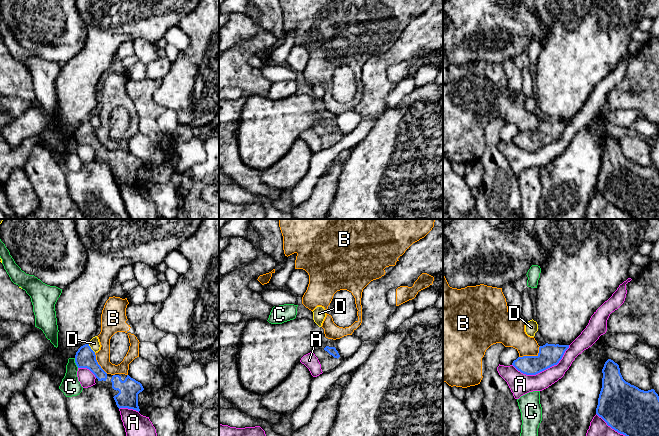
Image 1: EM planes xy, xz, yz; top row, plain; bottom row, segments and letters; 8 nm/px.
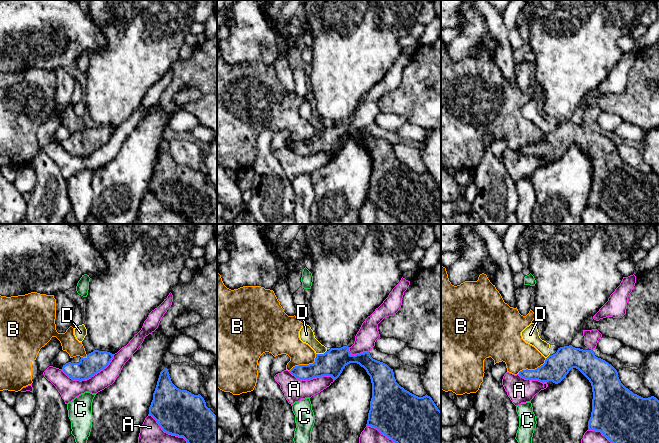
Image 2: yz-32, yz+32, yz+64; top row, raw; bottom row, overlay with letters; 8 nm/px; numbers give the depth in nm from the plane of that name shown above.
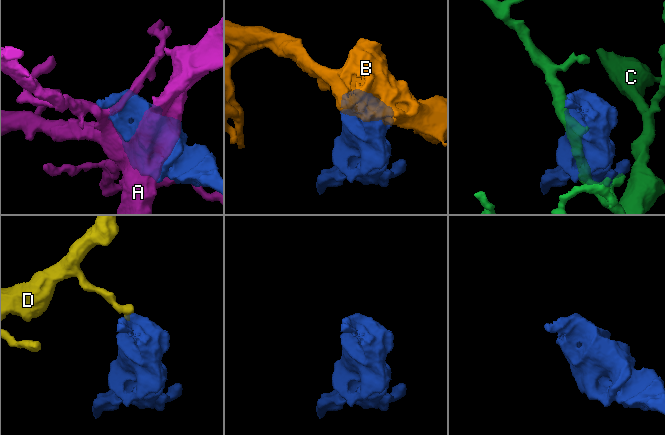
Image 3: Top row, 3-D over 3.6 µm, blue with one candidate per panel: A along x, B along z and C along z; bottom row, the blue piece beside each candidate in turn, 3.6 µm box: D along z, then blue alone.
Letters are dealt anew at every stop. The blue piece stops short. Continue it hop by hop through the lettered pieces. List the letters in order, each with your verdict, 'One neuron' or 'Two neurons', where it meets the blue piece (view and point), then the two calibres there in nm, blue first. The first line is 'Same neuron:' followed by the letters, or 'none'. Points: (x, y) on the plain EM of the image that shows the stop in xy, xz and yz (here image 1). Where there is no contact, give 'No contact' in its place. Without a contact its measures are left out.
Same neuron: none
A: Two neurons. Touches blue at yz (543, 146). Thickness 180 nm (blue) against 180 nm
B: Two neurons. Touches blue at yz (532, 132). Thickness 180 nm (blue) against 220 nm
C: Two neurons. Touches blue at xy (75, 138). Thickness 170 nm (blue) against 160 nm
D: Two neurons. Touches blue at xy (90, 124). Thickness 170 nm (blue) against 90 nm

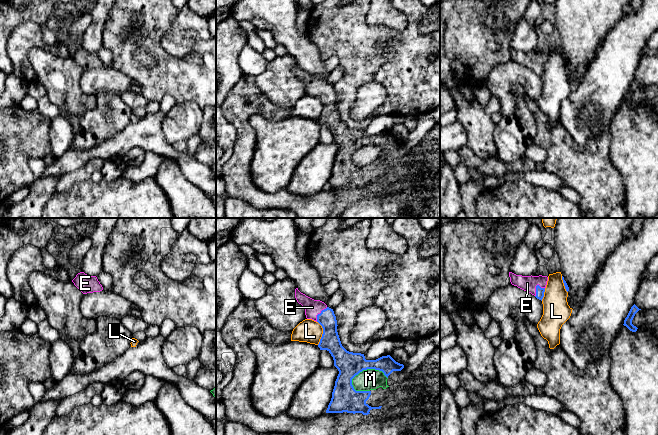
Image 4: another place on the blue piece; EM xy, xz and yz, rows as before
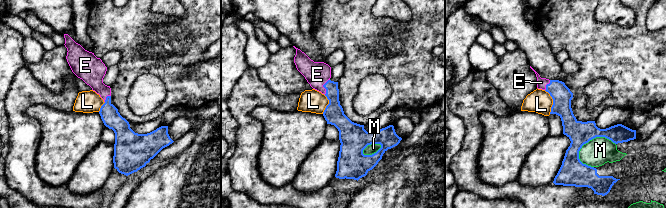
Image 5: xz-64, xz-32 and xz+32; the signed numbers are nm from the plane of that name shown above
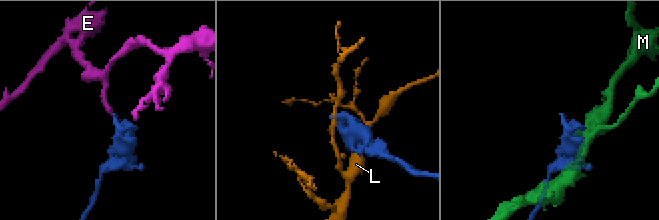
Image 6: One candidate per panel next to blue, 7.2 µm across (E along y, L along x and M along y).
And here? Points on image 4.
Same neuron: E
E: One neuron. Touches blue at yz (536, 63). Thickness 70 nm (blue) against 130 nm
L: Two neurons. Touches blue at xz (323, 109). Thickness 160 nm (blue) against 190 nm
M: Two neurons. Touches blue at xz (367, 144). Thickness 200 nm (blue) against 170 nm

